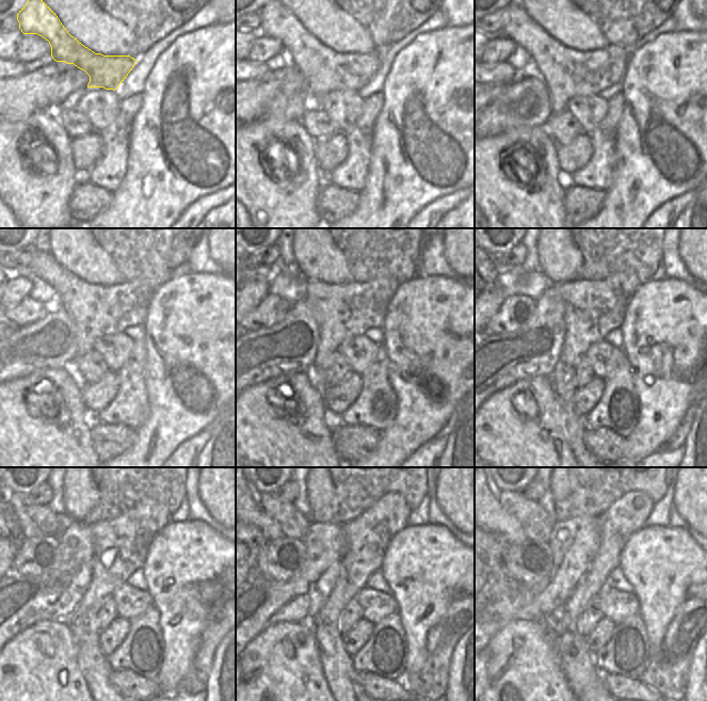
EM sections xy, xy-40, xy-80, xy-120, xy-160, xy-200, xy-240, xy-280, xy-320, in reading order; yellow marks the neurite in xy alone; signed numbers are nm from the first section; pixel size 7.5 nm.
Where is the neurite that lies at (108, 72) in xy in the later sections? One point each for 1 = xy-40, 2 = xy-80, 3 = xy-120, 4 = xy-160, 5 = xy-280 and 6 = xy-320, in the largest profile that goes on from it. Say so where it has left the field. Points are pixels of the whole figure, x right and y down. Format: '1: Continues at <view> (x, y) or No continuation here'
1: Continues at xy-40 (325, 70)
2: Continues at xy-80 (567, 73)
3: Continues at xy-120 (95, 311)
4: Continues at xy-160 (342, 311)
5: Continues at xy-280 (367, 536)
6: Continues at xy-320 (628, 514).

